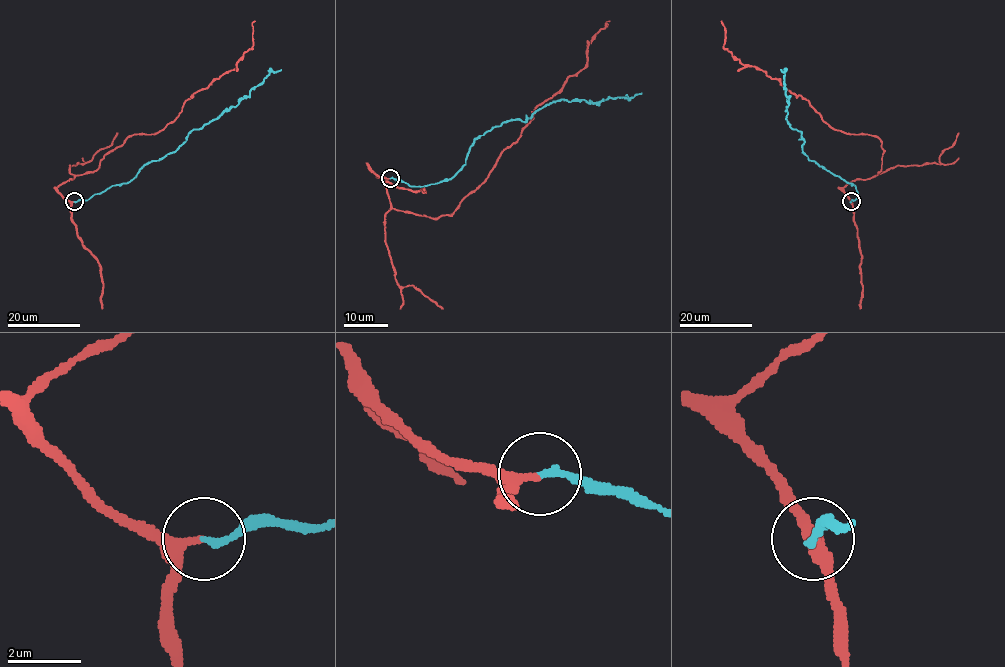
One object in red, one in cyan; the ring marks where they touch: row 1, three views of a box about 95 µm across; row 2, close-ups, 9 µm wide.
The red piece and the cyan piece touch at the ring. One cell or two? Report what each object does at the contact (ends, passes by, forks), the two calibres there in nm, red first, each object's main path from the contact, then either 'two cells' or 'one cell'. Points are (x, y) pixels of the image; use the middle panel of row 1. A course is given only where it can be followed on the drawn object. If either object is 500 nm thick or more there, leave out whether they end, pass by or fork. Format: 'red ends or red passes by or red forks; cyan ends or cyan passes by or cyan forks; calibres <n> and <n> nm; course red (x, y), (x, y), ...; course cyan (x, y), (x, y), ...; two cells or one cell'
red passes by; cyan ends; calibres 200 and 190 nm; course red (390, 178), (369, 169), (397, 210), (450, 216), (520, 138), (536, 108), (585, 67), (587, 45), (609, 21); course cyan (390, 178), (412, 186), (447, 180), (477, 139), (503, 122), (525, 121), (560, 99), (599, 102), (641, 92); one cell

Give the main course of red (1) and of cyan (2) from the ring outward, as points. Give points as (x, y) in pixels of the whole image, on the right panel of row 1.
1: (851, 202), (844, 188), (879, 172), (882, 142), (835, 130), (800, 95), (745, 66), (724, 47), (721, 21)
2: (851, 202), (857, 197), (854, 185), (803, 152), (801, 132), (785, 119), (788, 98), (785, 72), (780, 69)

